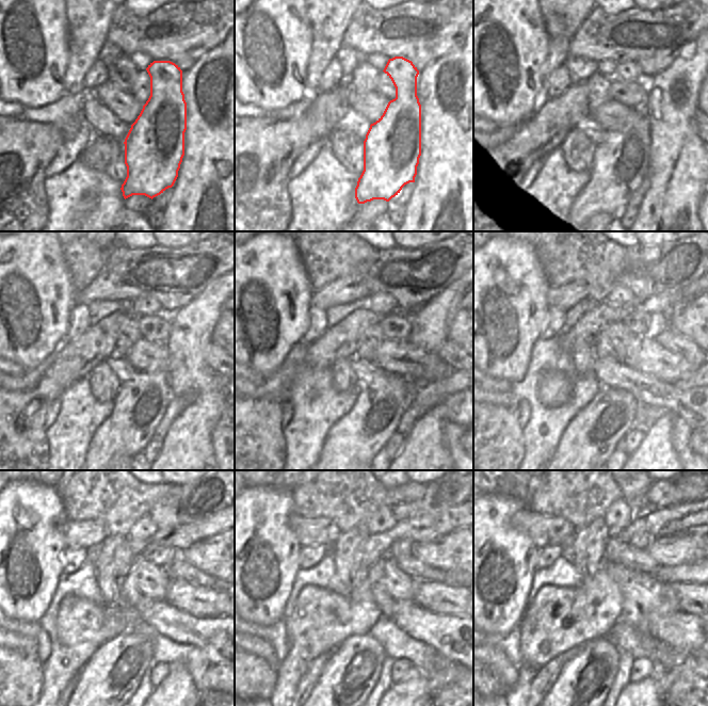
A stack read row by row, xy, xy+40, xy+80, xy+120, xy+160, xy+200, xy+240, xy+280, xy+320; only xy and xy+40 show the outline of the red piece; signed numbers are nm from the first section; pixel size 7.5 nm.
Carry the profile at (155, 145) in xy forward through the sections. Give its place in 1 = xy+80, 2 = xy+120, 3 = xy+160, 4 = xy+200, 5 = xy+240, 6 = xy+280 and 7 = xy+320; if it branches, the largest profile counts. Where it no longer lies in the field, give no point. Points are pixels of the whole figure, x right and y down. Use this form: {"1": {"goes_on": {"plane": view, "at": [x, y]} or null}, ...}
{"1": {"goes_on": {"plane": "xy+80", "at": [622, 161]}}, "2": {"goes_on": {"plane": "xy+120", "at": [142, 401]}}, "3": {"goes_on": {"plane": "xy+160", "at": [352, 442]}}, "4": {"goes_on": {"plane": "xy+200", "at": [589, 440]}}, "5": {"goes_on": {"plane": "xy+240", "at": [107, 683]}}, "6": {"goes_on": {"plane": "xy+280", "at": [349, 676]}}, "7": {"goes_on": {"plane": "xy+320", "at": [583, 684]}}}

